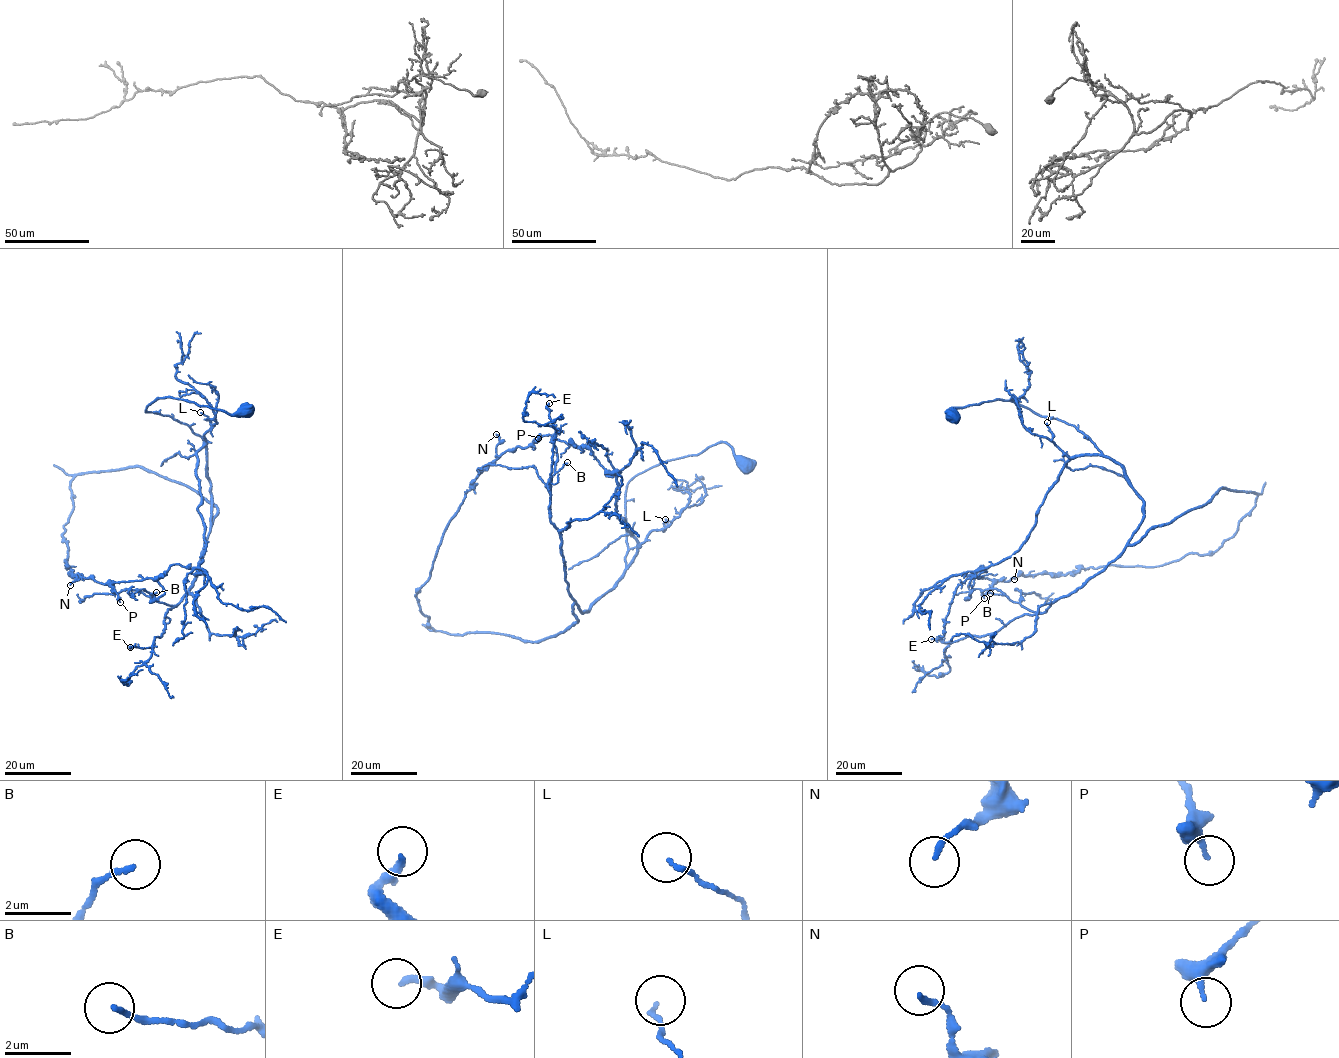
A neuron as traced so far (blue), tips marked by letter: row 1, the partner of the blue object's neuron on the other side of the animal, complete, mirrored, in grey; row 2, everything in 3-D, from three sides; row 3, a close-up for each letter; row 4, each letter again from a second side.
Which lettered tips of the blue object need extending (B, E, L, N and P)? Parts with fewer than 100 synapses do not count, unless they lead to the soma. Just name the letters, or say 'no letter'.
no letter

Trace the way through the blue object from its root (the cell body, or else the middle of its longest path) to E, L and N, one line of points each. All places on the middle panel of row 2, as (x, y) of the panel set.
E: (743, 466), (720, 442), (633, 478), (625, 491), (624, 576), (581, 613), (549, 517), (556, 427), (549, 403)
L: (743, 466), (731, 447), (720, 442), (633, 478), (625, 491), (626, 567), (647, 534), (664, 530), (665, 519)
N: (743, 466), (720, 442), (633, 478), (627, 568), (619, 472), (551, 435), (498, 456), (496, 434)

